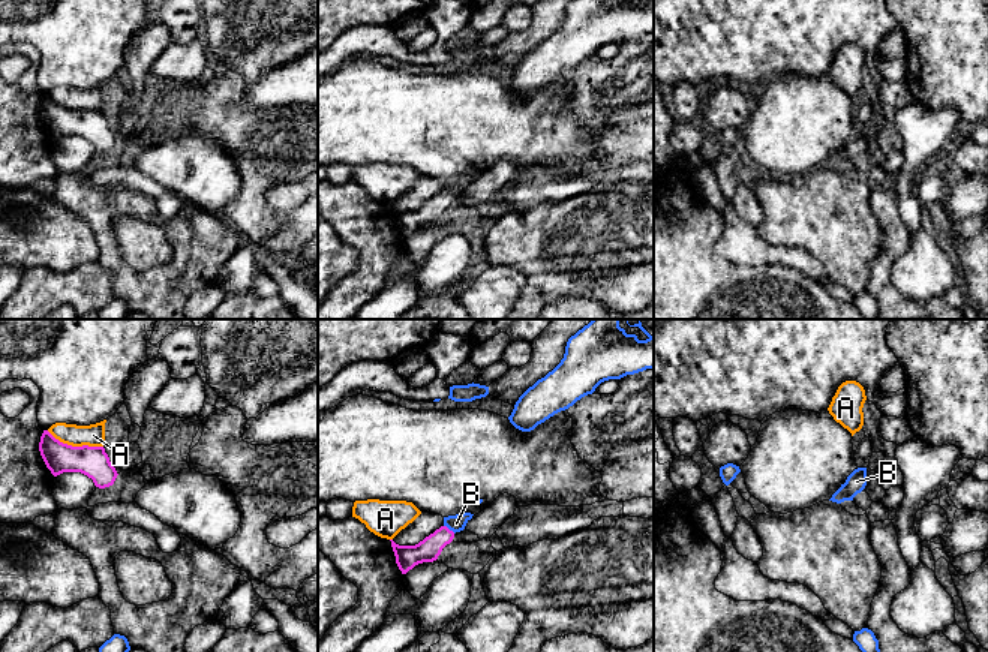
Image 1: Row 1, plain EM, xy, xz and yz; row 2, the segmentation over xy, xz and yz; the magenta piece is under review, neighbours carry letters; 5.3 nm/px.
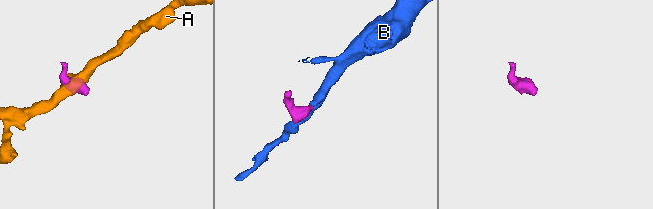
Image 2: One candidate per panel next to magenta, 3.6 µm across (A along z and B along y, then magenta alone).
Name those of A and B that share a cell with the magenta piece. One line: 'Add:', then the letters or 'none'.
Add: B

